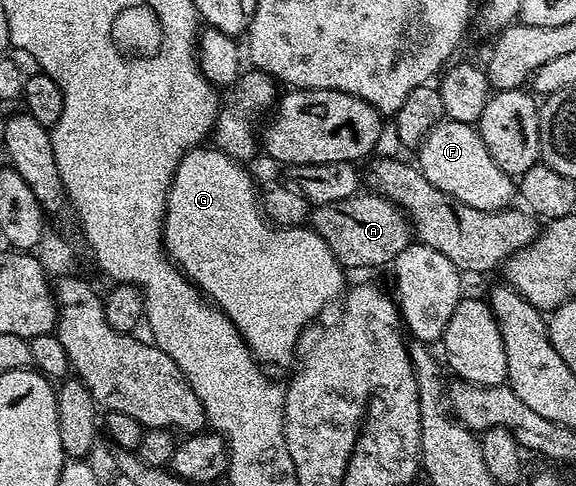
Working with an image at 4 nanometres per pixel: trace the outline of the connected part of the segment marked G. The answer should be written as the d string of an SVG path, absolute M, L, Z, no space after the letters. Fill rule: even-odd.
M203 144L196 149L187 151L183 159L180 160L177 172L171 181L171 191L167 193L167 212L163 216L163 245L166 249L167 257L170 258L171 261L199 287L200 291L202 291L214 305L222 310L224 316L239 329L239 335L246 340L251 353L255 355L260 363L268 364L267 362L272 362L275 366L287 366L291 362L292 365L293 359L297 354L300 334L324 313L322 310L326 308L327 302L333 301L335 297L338 299L340 295L344 293L344 267L340 266L338 260L333 256L329 244L325 244L325 240L316 230L312 230L306 225L276 226L270 221L265 220L265 211L261 205L261 194L257 186L255 190L255 182L251 179L250 172L246 170L248 167L244 165L244 163L236 162L235 159L228 156L224 150L212 148L210 145L208 146L209 147L207 147L207 144Z

